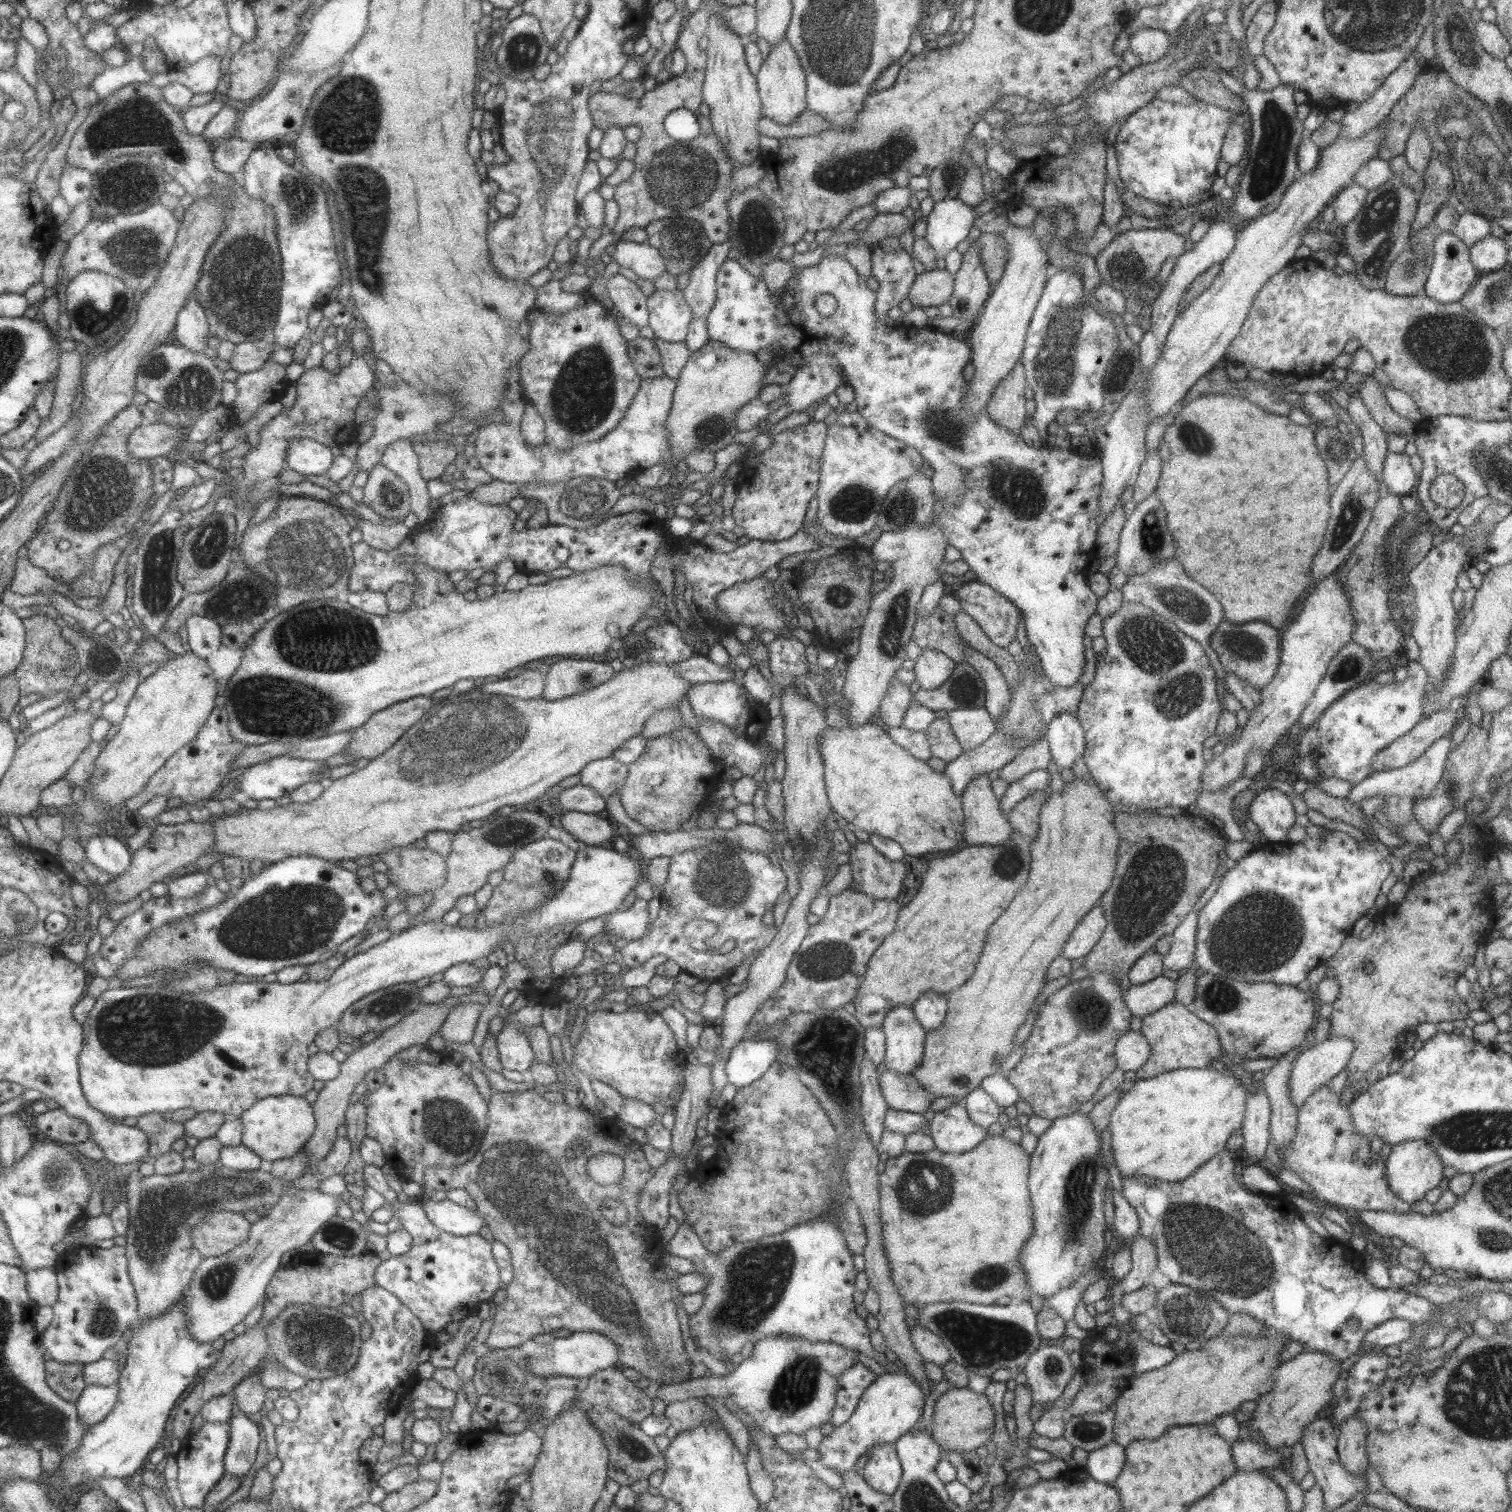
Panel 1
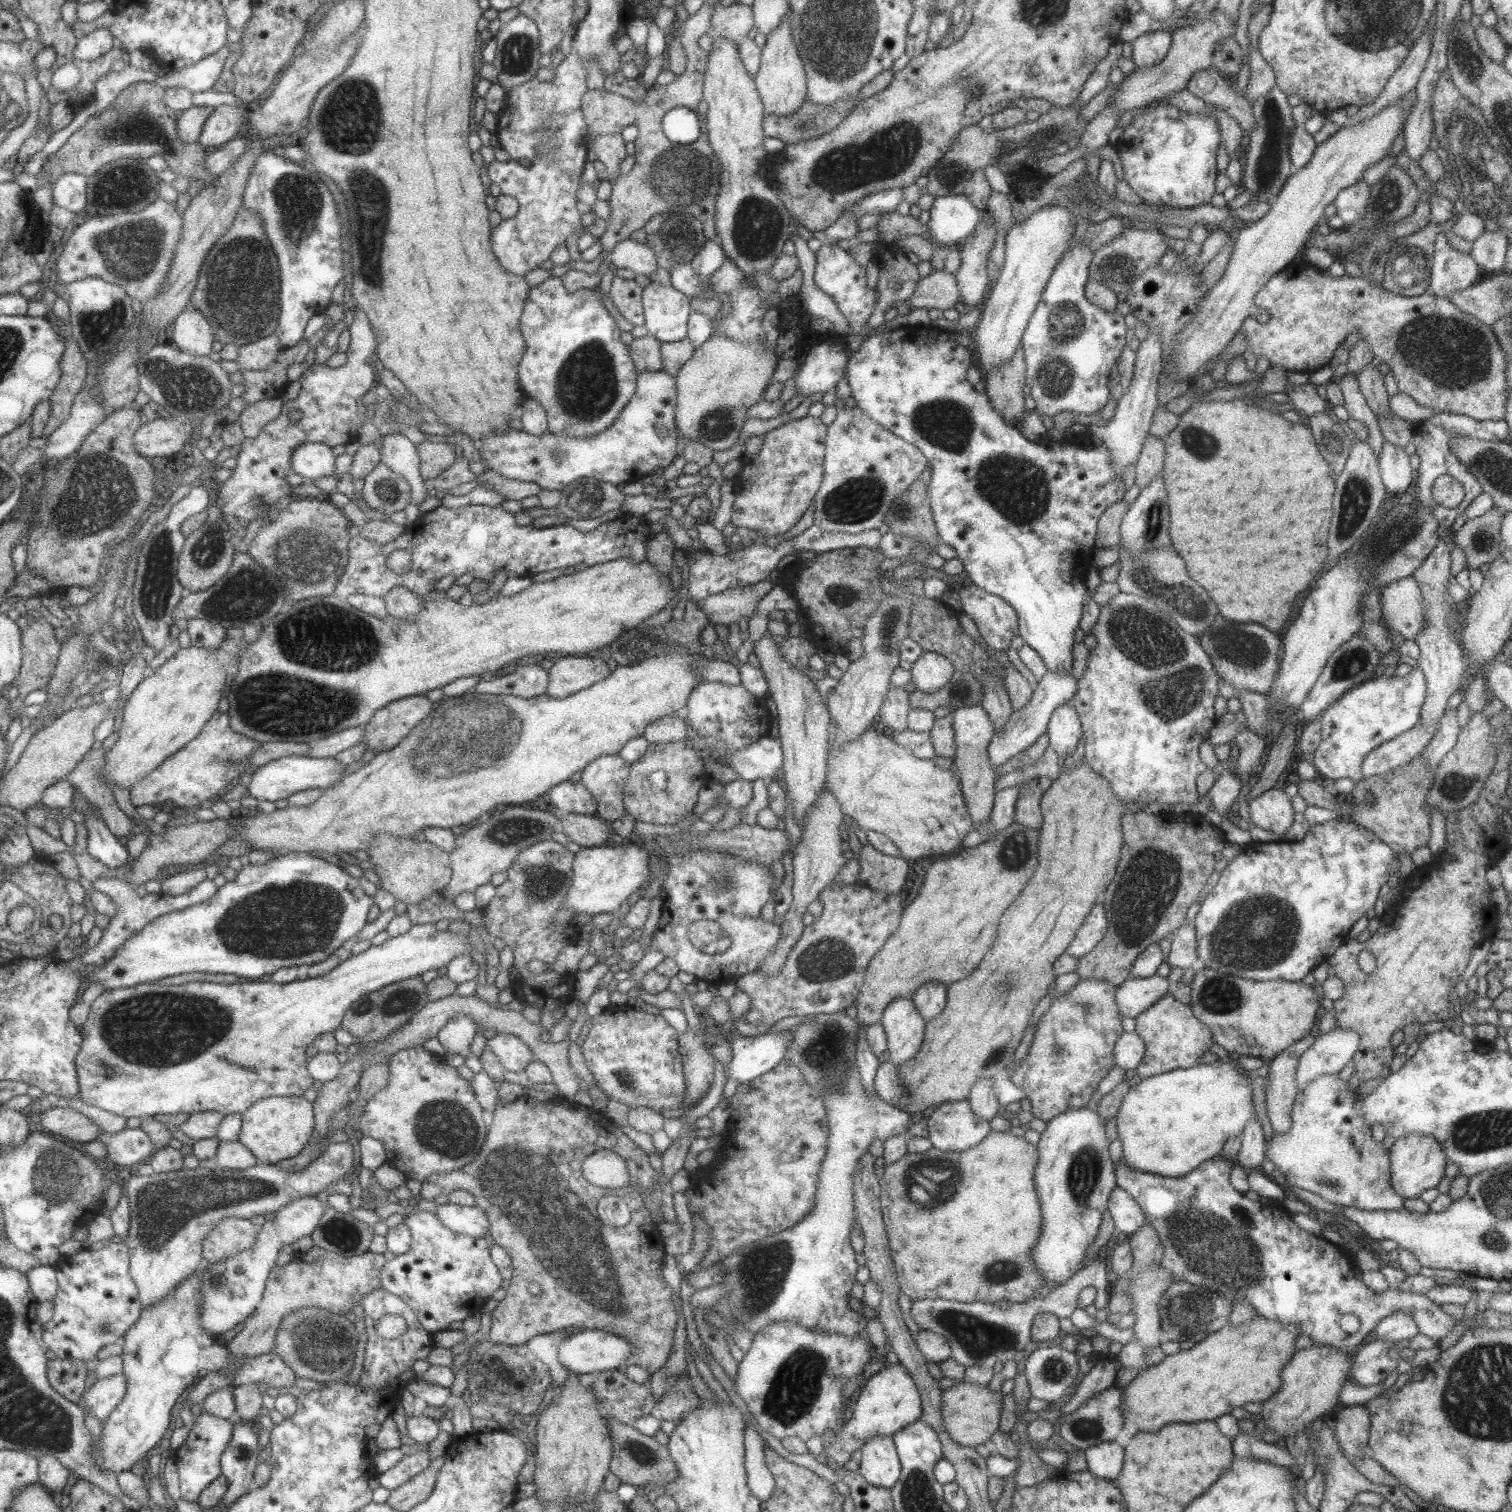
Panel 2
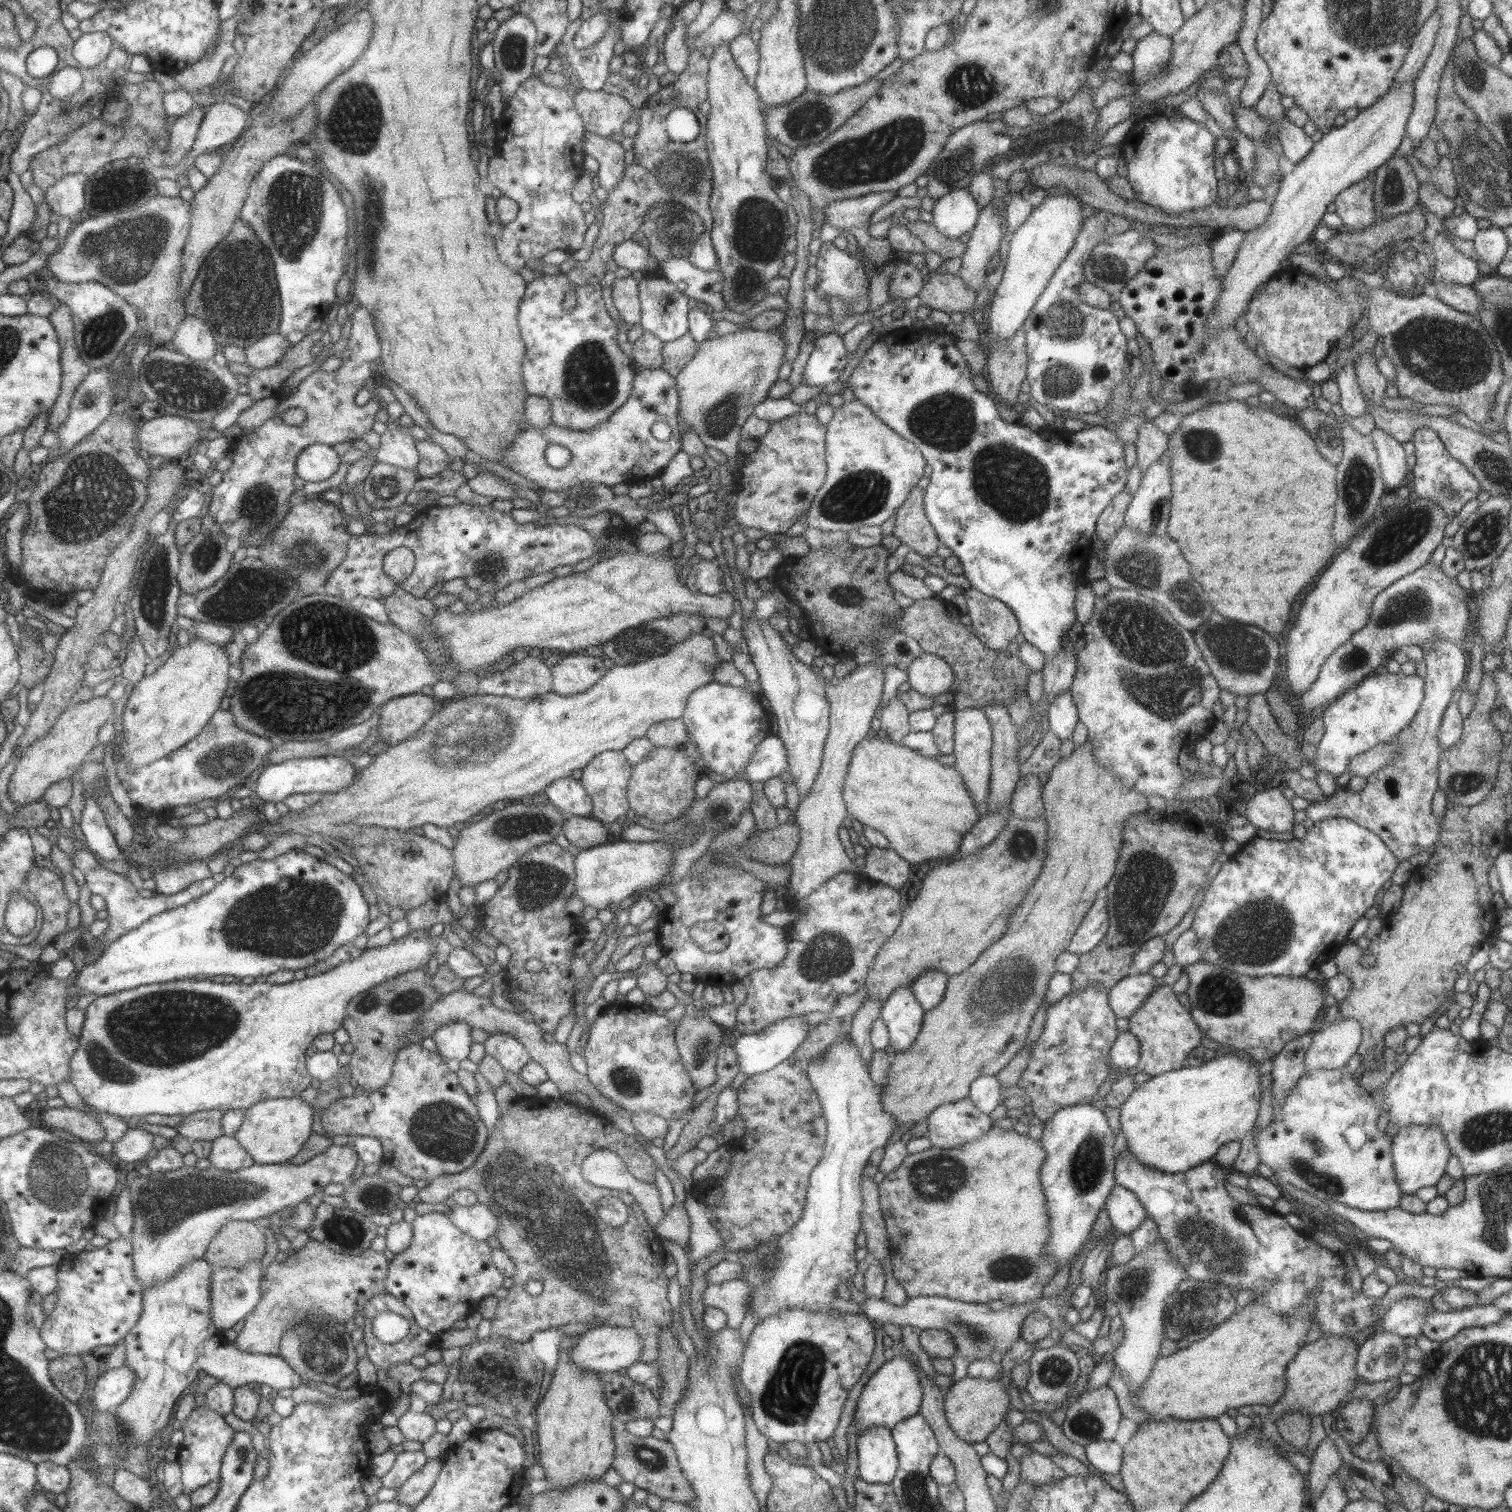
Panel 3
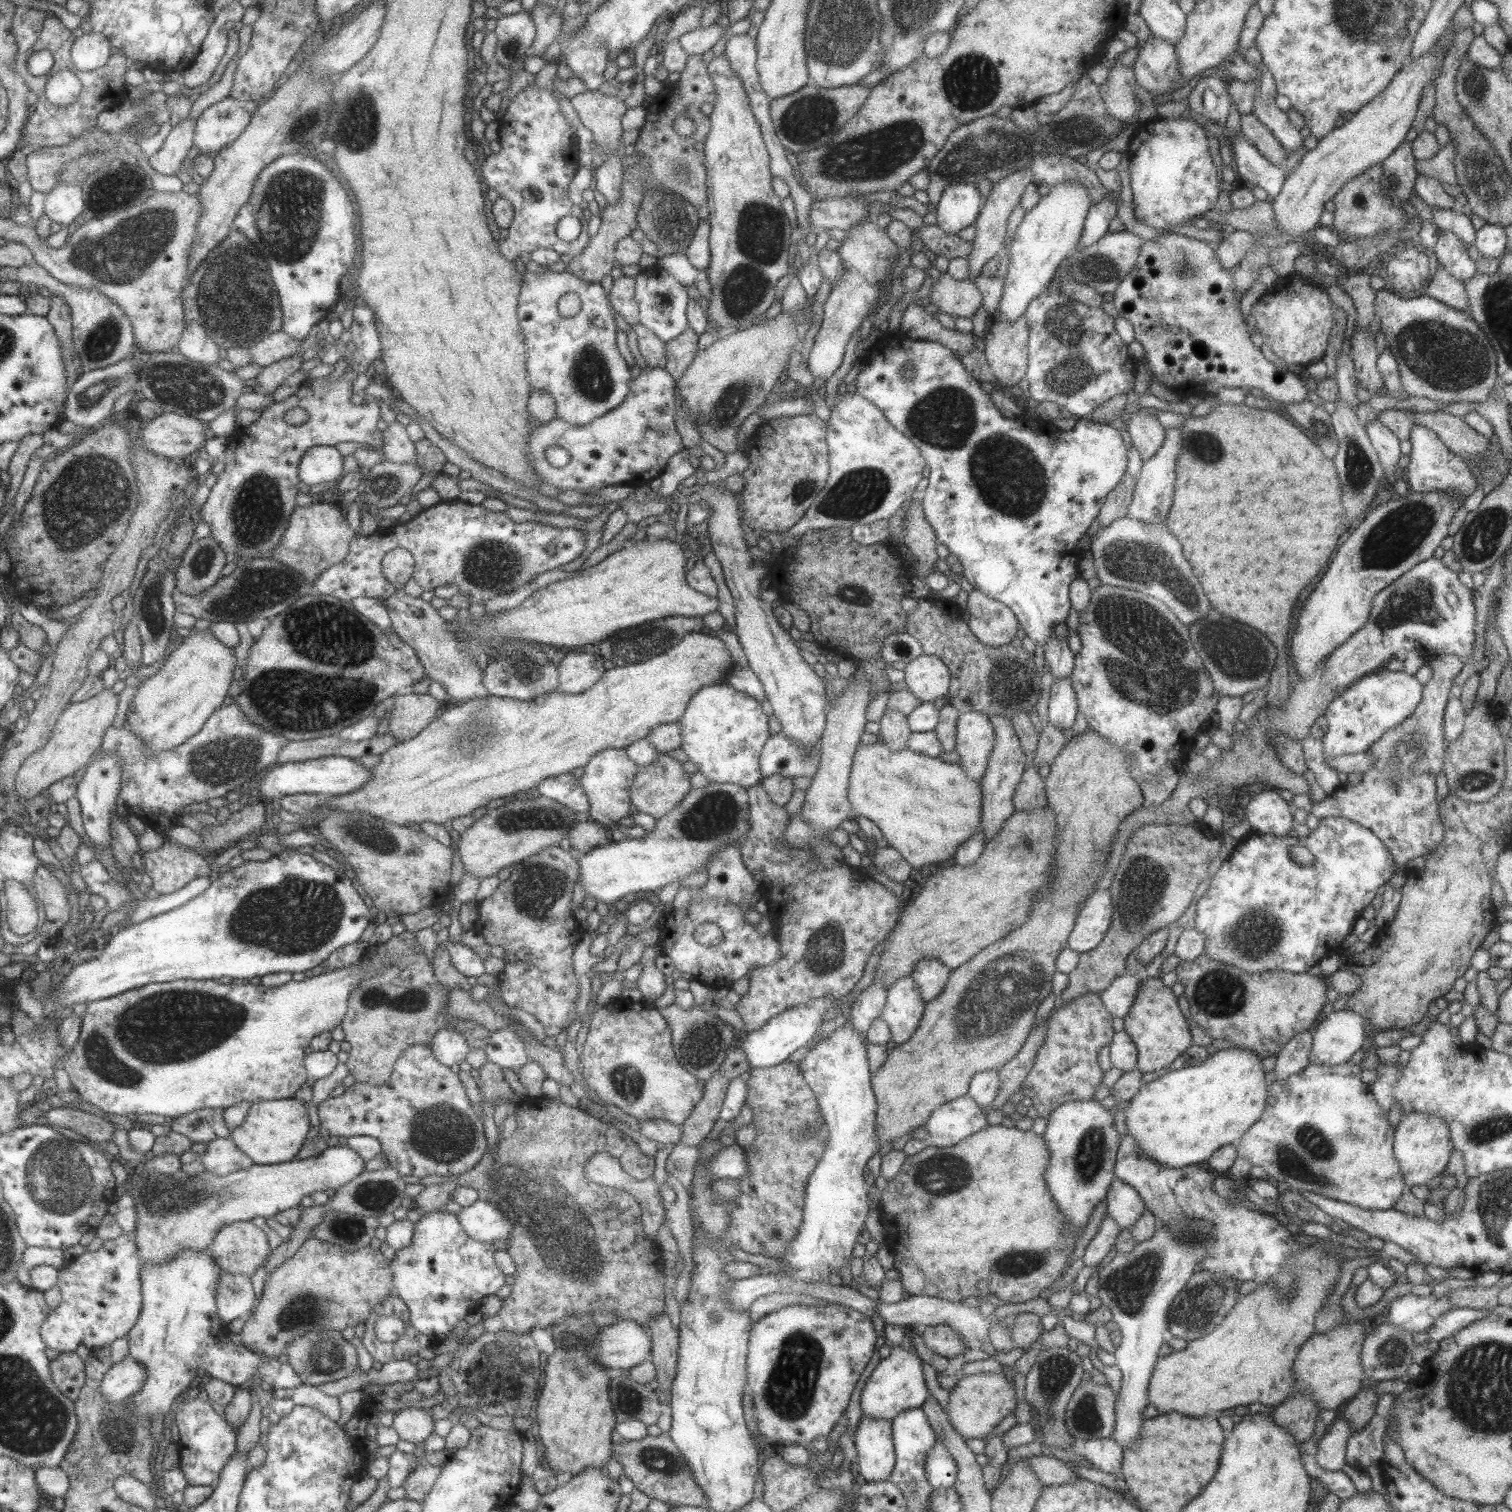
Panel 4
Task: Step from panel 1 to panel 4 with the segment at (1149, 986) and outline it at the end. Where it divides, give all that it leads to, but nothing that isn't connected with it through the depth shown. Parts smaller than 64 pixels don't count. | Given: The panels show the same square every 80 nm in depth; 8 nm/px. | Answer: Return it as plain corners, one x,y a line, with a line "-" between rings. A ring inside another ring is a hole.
1121,974
1116,976
1105,990
1098,993
1111,1016
1122,1018
1129,1010
1141,979
1142,974

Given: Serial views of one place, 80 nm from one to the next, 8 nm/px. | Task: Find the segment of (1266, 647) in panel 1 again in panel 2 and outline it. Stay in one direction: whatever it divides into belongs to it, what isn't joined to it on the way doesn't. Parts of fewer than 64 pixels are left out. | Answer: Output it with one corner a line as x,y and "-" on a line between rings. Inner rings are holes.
1219,614
1198,637
1199,644
1213,665
1214,672
1223,682
1236,690
1249,690
1265,695
1271,688
1274,676
1278,672
1283,649
1281,634
1273,634
1259,624
1241,624
1223,620

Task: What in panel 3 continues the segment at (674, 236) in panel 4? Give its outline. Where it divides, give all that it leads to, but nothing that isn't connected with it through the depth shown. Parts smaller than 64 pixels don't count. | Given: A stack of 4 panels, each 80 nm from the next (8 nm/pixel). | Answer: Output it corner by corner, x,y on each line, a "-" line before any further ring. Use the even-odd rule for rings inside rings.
671,201
658,202
650,206
643,215
639,229
648,240
648,254
654,256
657,263
661,263
666,258
686,256
691,245
704,232
704,224
692,210

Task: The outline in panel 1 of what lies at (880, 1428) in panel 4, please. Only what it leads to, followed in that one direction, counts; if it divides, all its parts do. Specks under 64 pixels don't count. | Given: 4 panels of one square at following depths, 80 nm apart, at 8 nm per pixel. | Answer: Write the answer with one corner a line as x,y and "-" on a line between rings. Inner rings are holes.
875,1443
869,1449
861,1475
873,1490
890,1497
901,1478
901,1465
894,1445

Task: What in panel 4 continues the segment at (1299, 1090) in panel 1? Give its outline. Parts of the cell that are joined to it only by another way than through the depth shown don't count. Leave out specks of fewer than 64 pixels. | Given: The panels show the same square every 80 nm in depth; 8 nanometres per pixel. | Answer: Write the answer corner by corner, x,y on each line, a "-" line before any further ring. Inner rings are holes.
1337,1008
1317,1024
1312,1034
1309,1063
1338,1065
1350,1061
1351,1056
1362,1048
1365,1039
1360,1014

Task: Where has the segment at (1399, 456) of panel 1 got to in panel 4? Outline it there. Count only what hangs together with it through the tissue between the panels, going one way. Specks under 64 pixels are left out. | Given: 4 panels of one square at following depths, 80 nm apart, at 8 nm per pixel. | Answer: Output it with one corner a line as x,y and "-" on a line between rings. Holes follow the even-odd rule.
1377,419
1364,424
1364,429
1382,464
1384,483
1388,485
1400,474
1401,468
1398,468
1397,464
1401,455
1400,440

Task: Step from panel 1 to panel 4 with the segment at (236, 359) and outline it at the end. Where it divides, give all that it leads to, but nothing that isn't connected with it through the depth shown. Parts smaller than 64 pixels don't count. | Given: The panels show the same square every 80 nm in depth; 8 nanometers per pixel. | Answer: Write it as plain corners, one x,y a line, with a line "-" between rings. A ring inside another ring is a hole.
276,331
248,350
251,354
251,362
264,367
277,360
297,355
299,349
301,349
301,340
295,340
282,331

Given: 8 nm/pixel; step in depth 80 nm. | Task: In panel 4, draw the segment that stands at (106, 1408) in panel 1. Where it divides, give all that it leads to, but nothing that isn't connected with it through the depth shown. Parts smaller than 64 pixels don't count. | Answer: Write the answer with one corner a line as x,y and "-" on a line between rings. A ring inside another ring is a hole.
127,1355
121,1363
114,1364
103,1379
102,1389
104,1397
116,1403
131,1399
136,1393
141,1392
147,1383
147,1368

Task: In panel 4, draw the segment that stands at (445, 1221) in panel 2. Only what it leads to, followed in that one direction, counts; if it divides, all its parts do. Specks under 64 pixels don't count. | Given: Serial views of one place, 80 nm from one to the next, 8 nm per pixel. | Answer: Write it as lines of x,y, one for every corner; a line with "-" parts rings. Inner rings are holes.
477,1199
456,1213
463,1232
481,1243
492,1245
495,1240
507,1241
511,1233
511,1222
502,1210
489,1201

